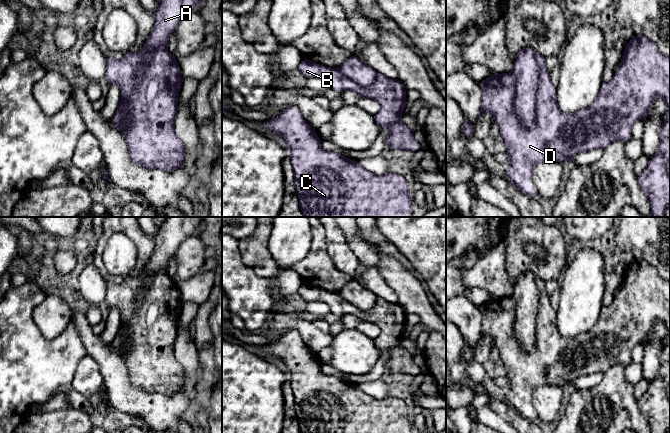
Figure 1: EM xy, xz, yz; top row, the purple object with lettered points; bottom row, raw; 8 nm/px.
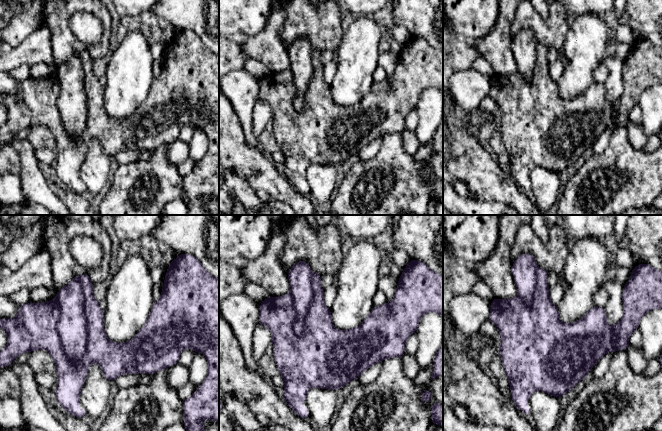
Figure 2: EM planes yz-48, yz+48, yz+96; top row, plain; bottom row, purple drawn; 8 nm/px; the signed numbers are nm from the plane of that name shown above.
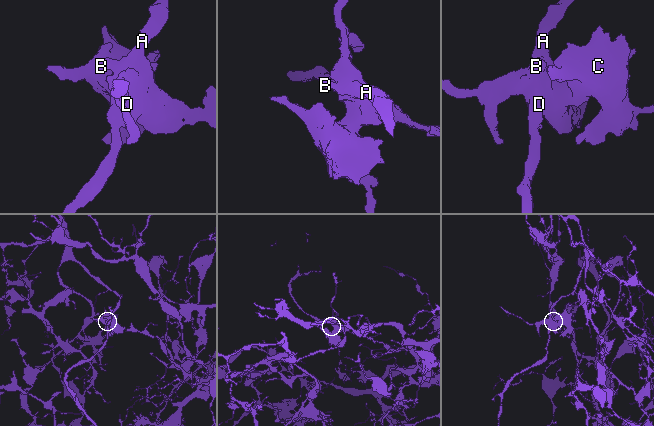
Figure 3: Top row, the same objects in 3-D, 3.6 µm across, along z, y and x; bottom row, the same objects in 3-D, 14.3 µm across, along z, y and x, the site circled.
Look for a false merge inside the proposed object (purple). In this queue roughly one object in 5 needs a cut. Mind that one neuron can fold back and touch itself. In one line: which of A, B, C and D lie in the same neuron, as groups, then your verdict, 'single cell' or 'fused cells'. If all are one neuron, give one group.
A / B C D | fused cells

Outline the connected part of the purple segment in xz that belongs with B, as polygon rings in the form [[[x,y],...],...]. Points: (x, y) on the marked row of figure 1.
[[[303,58],[298,70],[306,77],[322,77],[330,83],[330,88],[339,94],[345,90],[358,93],[362,98],[370,98],[380,104],[380,110],[375,115],[376,123],[381,127],[389,127],[390,133],[385,143],[393,149],[416,152],[421,144],[413,138],[413,131],[400,122],[403,108],[407,105],[404,85],[398,79],[390,79],[378,74],[374,83],[368,87],[361,87],[343,75],[339,69],[332,69],[318,65]]]

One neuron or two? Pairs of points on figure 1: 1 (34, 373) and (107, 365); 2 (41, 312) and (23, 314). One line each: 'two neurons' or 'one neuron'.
1: two neurons
2: two neurons

